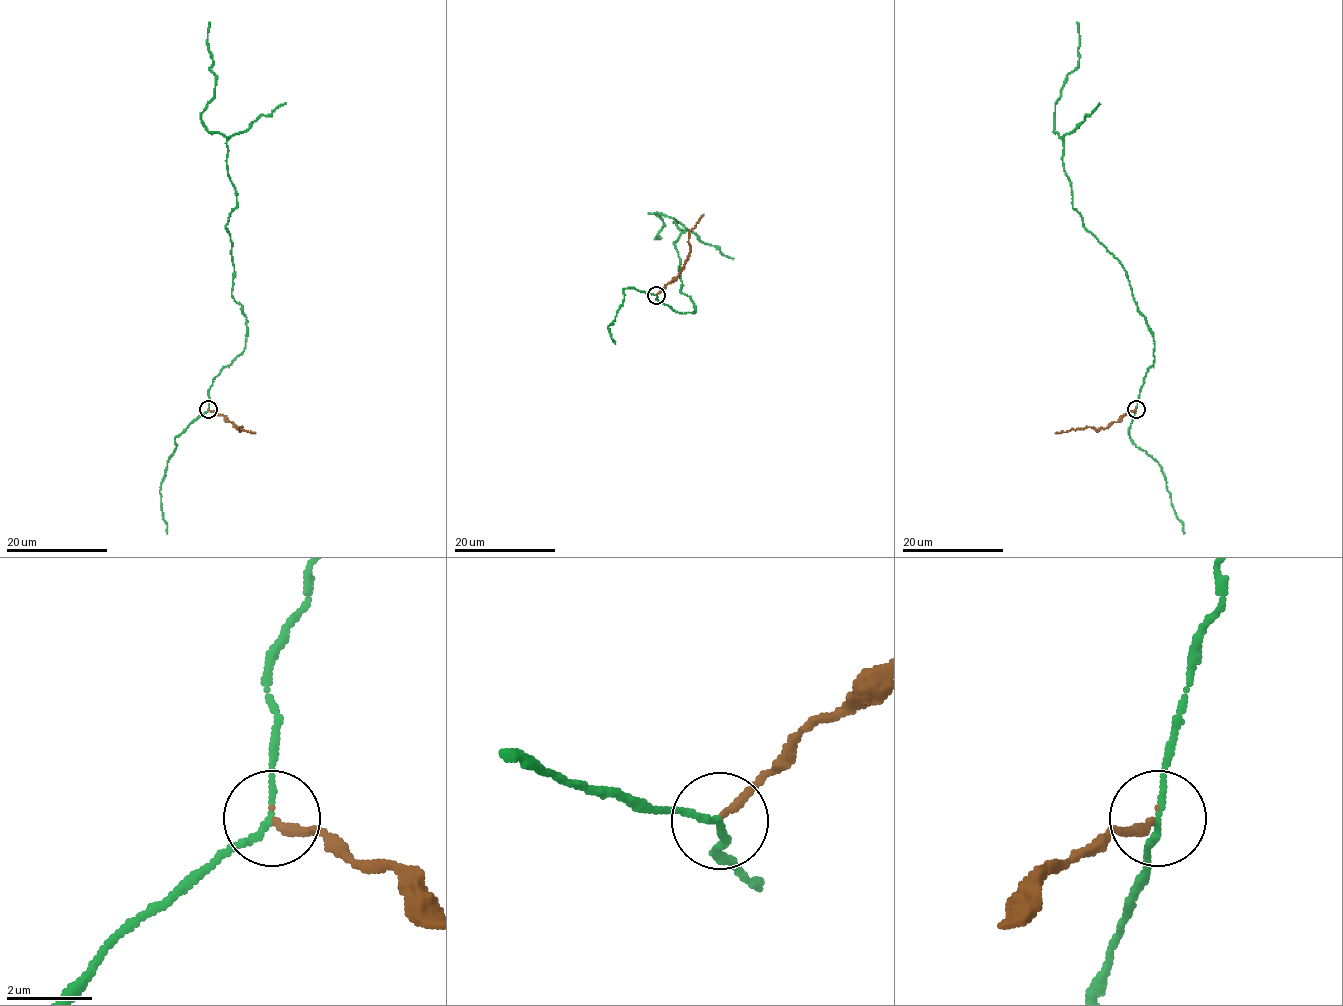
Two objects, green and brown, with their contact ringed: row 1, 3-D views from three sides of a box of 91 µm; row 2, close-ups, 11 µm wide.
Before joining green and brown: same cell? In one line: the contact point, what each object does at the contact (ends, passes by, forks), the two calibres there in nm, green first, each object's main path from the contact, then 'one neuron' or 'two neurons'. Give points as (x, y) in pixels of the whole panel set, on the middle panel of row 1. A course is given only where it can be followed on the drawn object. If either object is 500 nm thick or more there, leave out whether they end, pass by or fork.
(656, 295) | green passes by | brown ends | 130/200 nm | green via (657, 295), (694, 312), (679, 291), (673, 243), (684, 231), (649, 213), (663, 221), (658, 235) | brown via (657, 295), (677, 277), (689, 252), (688, 235), (703, 214) | two neurons

